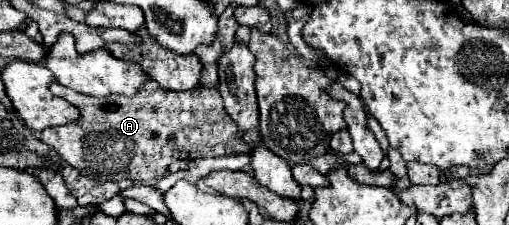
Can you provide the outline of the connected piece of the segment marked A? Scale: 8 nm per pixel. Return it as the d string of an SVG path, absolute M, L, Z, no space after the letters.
M148 79L134 97L90 97L54 81L50 91L68 99L80 111L80 117L62 127L44 129L40 141L56 149L66 163L90 179L116 183L130 179L140 185L168 175L168 165L178 159L192 161L198 157L222 157L250 151L238 125L226 113L216 87L198 85L198 89L192 91L170 91L162 89L154 79Z

